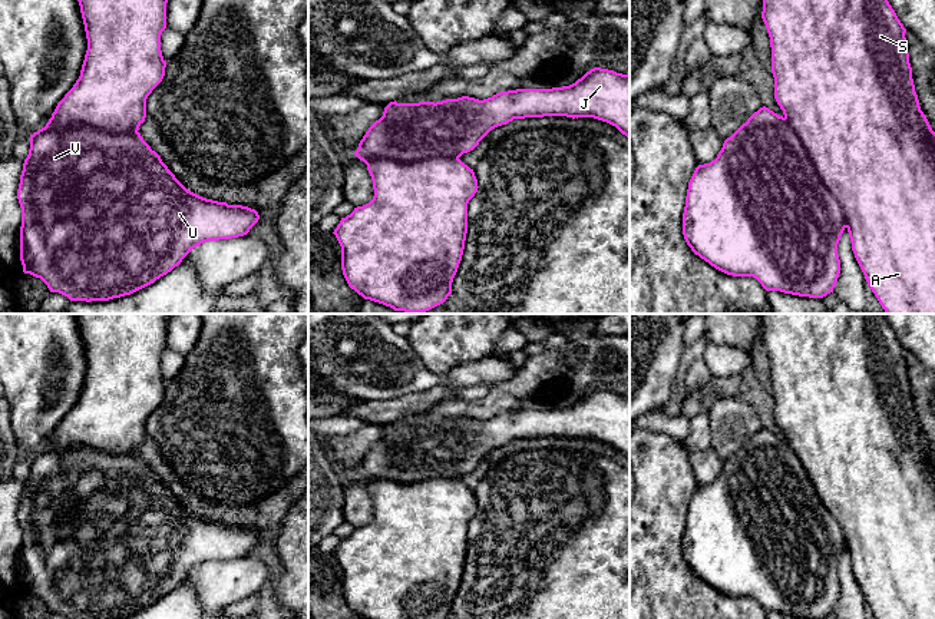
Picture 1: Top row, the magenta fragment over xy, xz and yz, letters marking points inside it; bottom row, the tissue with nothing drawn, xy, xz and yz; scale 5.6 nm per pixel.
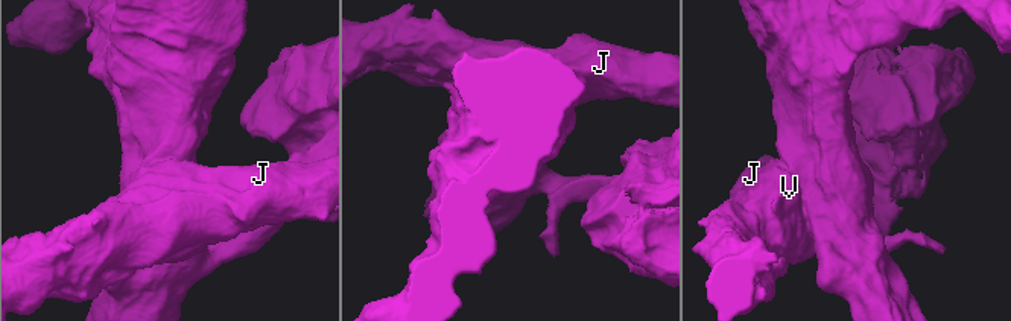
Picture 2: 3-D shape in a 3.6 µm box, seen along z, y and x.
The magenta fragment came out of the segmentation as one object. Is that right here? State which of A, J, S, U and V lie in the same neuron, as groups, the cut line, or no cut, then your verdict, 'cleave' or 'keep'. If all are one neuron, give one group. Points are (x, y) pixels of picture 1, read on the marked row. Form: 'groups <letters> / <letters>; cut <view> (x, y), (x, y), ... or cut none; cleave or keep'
groups A S / J U V; cut yz (783, 118), (802, 142), (820, 181), (839, 204), (846, 227); cleave

